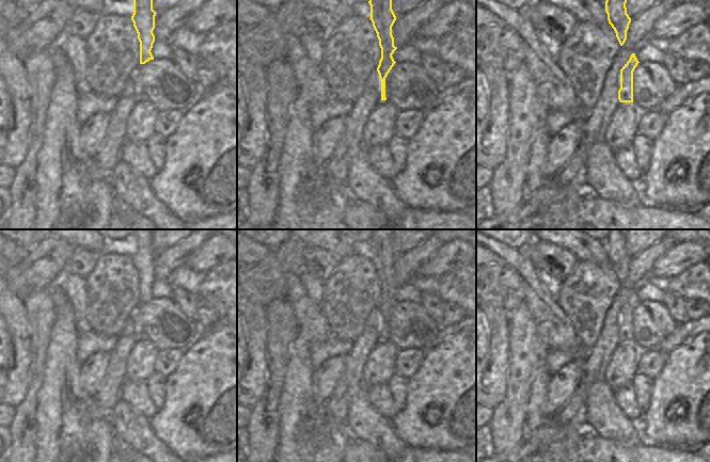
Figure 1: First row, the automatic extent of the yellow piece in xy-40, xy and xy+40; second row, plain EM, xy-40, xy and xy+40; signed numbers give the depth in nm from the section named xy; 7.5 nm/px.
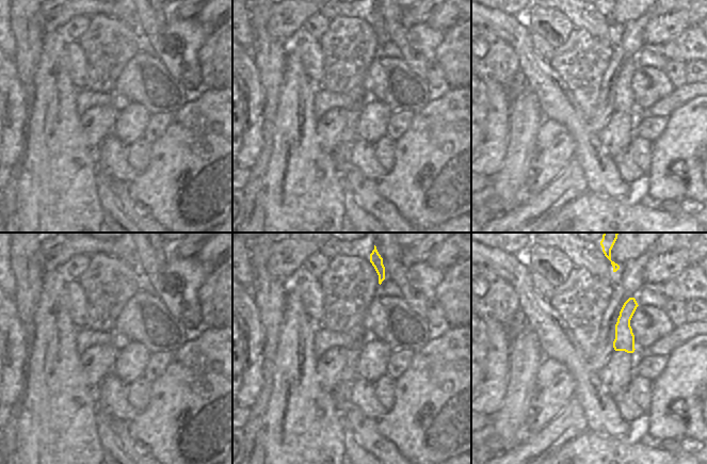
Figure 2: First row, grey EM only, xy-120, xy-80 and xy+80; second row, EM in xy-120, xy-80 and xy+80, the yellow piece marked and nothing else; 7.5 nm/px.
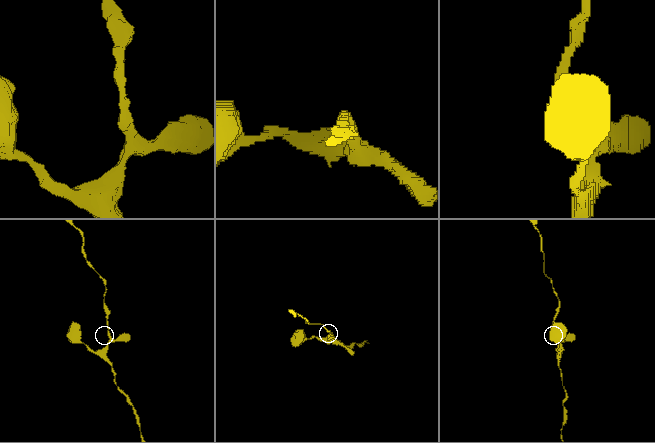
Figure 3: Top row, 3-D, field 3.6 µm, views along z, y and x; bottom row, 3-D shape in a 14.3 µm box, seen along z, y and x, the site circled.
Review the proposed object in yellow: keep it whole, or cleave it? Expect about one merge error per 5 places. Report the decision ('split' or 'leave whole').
leave whole

